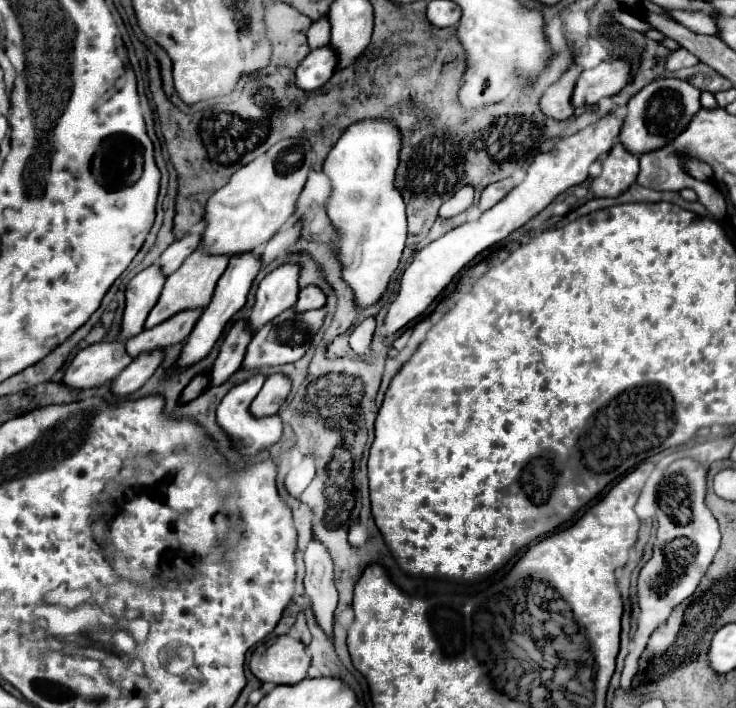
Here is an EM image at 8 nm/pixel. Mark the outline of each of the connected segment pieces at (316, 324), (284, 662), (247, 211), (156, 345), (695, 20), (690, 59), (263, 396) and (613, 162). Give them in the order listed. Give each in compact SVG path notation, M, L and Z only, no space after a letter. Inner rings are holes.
M295 309L283 311L281 315L277 315L271 323L267 323L261 331L257 331L247 347L245 359L241 369L263 369L263 367L277 367L277 365L285 365L285 363L295 363L297 359L301 359L313 339L313 335L319 331L321 323L325 317L325 309L315 309L315 311L307 311L307 313L295 313Z
M291 635L271 637L255 647L249 669L259 681L275 685L293 685L307 677L309 655L305 645Z
M283 139L267 153L241 167L225 187L209 197L203 215L207 227L203 231L199 249L209 255L235 257L243 253L256 253L261 257L263 245L295 211L297 197L311 169L309 157L311 143L307 139Z
M201 309L195 311L183 311L179 315L175 315L173 319L167 319L165 323L153 327L153 329L145 329L139 335L131 337L125 343L125 349L129 353L129 357L139 357L143 353L151 353L155 349L167 349L175 343L181 343L189 337L189 333L193 331L197 319L201 315Z
M665 9L671 19L683 23L685 27L689 27L695 33L703 33L703 35L717 35L717 25L709 15L703 13L693 13L693 11L675 11L675 9Z
M677 49L677 51L671 51L669 57L667 57L667 71L677 71L677 69L683 69L683 67L693 67L697 65L699 59L695 59L695 55L691 55L687 49Z
M285 375L267 377L261 393L255 397L255 401L249 407L251 415L253 417L275 415L279 411L281 403L285 401L285 397L289 395L289 389L291 389L291 381Z
M617 143L603 159L603 171L591 181L595 197L617 197L637 179L639 159Z

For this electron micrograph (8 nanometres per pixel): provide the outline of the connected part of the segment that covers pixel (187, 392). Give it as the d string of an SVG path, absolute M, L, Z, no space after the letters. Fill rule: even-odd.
M197 375L189 385L187 385L187 389L183 389L183 393L181 393L181 397L179 397L179 403L189 403L189 401L193 401L195 397L199 397L203 391L205 391L205 387L207 387L207 375Z

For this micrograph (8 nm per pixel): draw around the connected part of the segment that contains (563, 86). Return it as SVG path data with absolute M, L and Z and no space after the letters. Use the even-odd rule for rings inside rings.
M575 63L559 77L559 81L555 81L553 85L547 87L543 97L539 99L539 107L541 107L543 115L547 115L549 119L559 119L559 121L573 117L575 109L571 105L571 93L573 93L575 81L581 71L583 71L583 67Z

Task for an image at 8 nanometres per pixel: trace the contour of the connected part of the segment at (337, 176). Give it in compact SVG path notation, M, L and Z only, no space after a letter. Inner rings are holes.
M365 119L351 125L329 151L323 173L331 181L331 195L325 203L325 211L333 223L337 233L335 251L337 259L343 265L341 279L353 291L353 303L357 309L367 309L375 305L387 291L391 275L395 273L407 237L407 217L405 217L405 203L395 189L395 169L399 165L399 149L401 149L401 135L399 129L391 119Z

